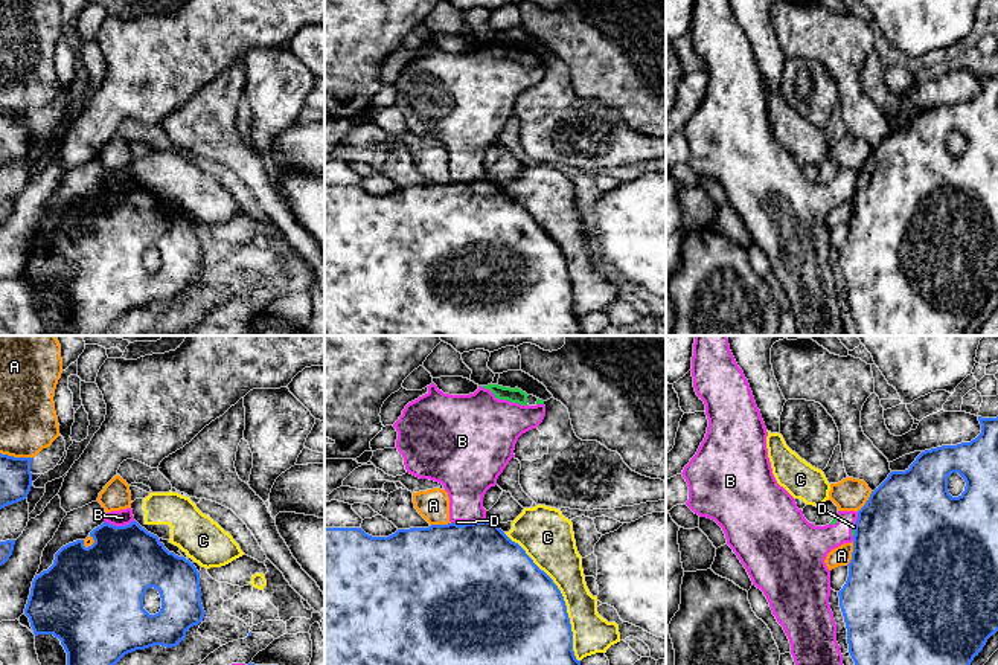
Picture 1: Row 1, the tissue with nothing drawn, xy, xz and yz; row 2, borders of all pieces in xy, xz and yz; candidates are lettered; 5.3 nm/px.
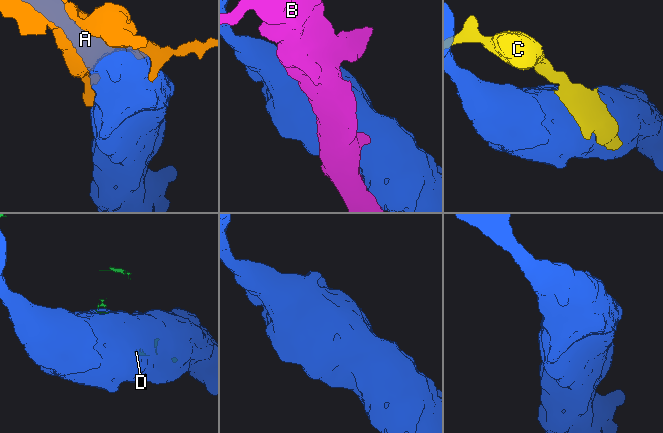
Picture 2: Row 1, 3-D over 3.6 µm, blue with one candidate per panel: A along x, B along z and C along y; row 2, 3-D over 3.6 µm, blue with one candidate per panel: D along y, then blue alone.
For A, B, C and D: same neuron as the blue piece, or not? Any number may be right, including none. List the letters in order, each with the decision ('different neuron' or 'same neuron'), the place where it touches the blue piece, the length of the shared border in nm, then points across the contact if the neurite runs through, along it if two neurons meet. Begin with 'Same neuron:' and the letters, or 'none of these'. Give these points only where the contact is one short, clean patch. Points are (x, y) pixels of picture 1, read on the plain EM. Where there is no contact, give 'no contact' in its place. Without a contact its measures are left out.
Same neuron: none of these
A: different neuron; contact xy (17, 116); length 180 nm
B: different neuron; contact xy (119, 185); length 170 nm
C: different neuron; contact xz (561, 253); length 800 nm
D: different neuron; contact xz (460, 183); length 60 nm

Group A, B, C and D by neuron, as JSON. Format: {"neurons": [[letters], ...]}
{"neurons": [["A"], ["B", "D"], ["C"]]}

